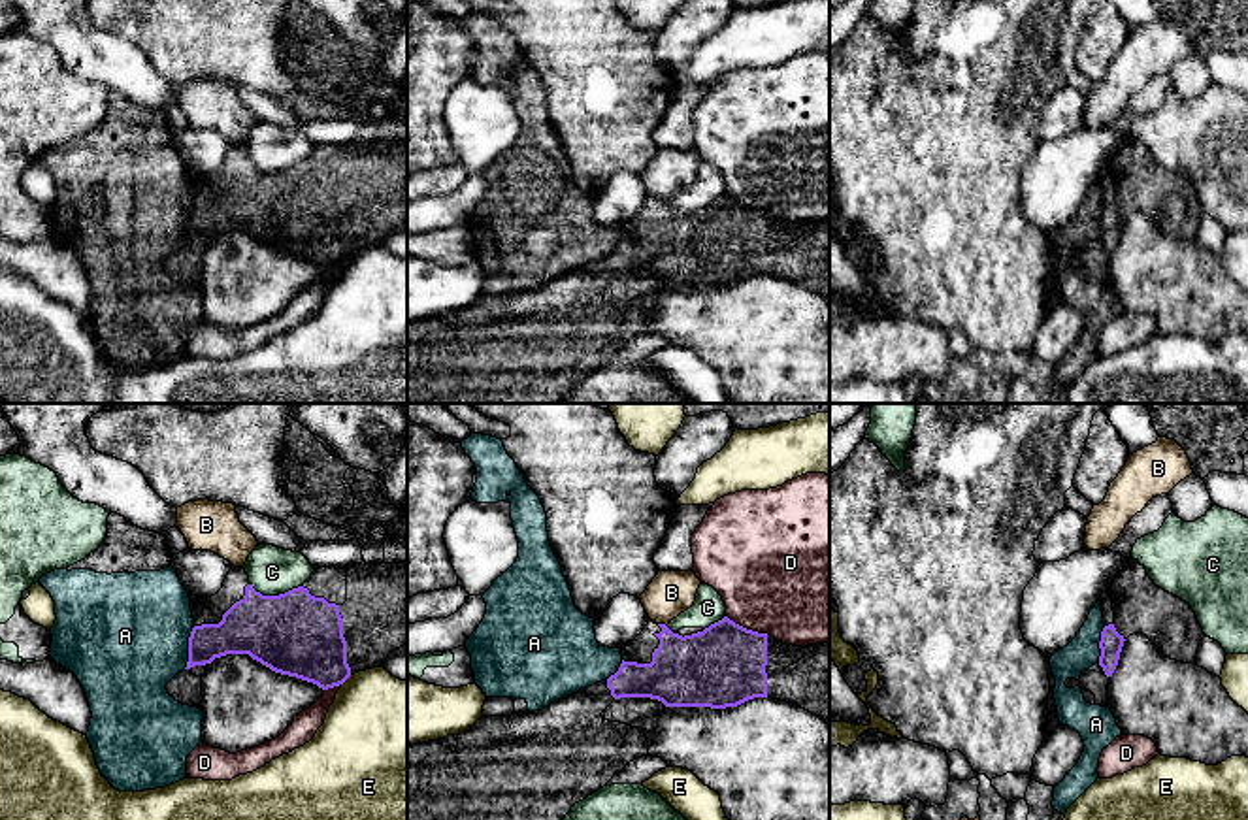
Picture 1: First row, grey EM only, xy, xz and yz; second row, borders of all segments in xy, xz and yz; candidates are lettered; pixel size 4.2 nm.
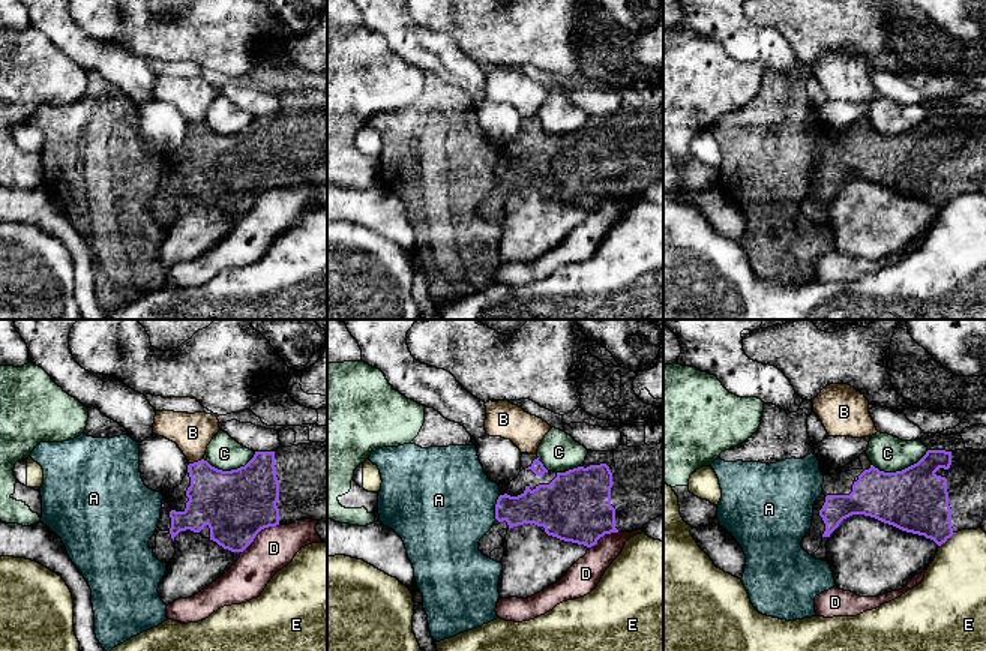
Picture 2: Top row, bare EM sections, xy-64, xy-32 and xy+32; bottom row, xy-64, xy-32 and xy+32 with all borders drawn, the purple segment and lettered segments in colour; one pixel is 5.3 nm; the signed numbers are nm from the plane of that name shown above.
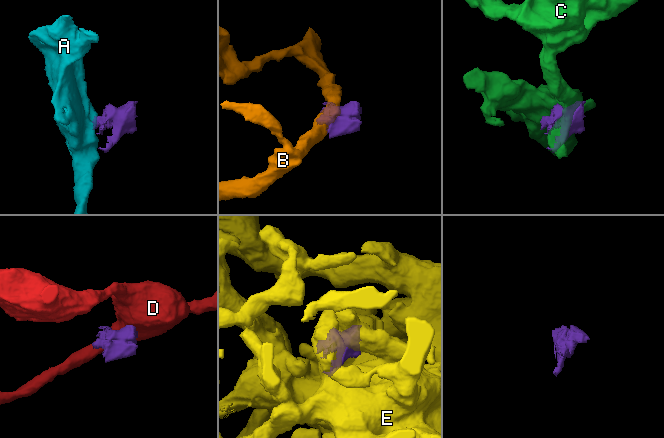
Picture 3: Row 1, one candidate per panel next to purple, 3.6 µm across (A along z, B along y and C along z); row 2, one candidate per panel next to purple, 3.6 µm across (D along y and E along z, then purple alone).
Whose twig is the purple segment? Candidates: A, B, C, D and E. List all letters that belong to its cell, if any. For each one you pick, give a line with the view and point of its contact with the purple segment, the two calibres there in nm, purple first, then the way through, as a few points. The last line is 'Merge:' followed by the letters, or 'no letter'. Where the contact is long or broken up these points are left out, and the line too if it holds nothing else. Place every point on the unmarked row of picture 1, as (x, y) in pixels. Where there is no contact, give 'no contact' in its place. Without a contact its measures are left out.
Merge: no letter

